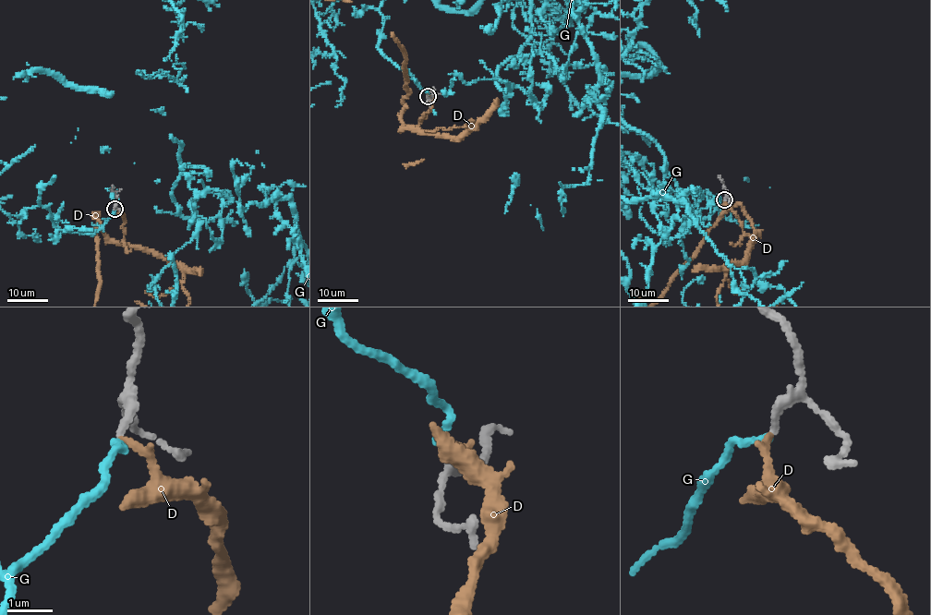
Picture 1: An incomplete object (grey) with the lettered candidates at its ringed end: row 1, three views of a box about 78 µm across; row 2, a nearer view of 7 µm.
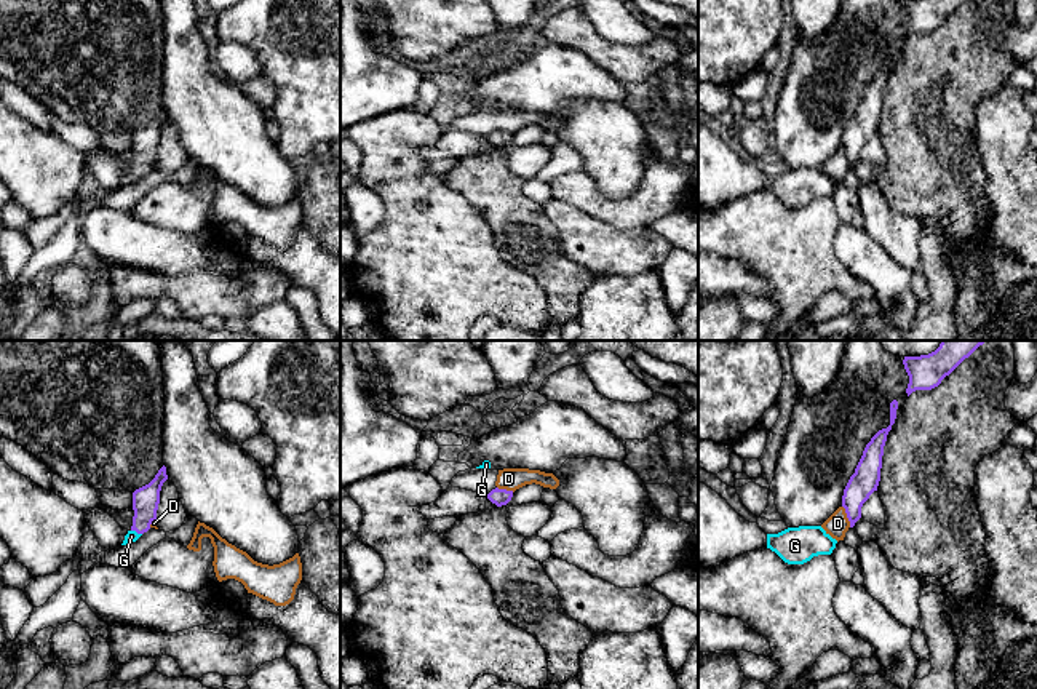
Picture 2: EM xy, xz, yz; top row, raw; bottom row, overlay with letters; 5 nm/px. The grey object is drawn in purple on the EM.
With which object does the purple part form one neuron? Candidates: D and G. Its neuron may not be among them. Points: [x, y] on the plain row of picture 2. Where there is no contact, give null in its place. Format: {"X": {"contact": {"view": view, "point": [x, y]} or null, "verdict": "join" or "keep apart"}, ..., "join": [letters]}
{"D": {"contact": {"view": "yz", "point": [847, 159]}, "verdict": "keep apart"}, "G": {"contact": {"view": "xy", "point": [136, 173]}, "verdict": "join"}, "join": ["G"]}

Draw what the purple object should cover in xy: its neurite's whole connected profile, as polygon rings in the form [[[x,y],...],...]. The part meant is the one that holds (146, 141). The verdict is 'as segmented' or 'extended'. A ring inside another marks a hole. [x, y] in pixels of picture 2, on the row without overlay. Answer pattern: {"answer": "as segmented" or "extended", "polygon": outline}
{"answer": "extended", "polygon": [[[163,107],[149,126],[133,134],[133,168],[125,177],[121,187],[136,184],[144,174],[150,171],[150,166],[157,161],[160,133],[166,121],[166,109]]]}

